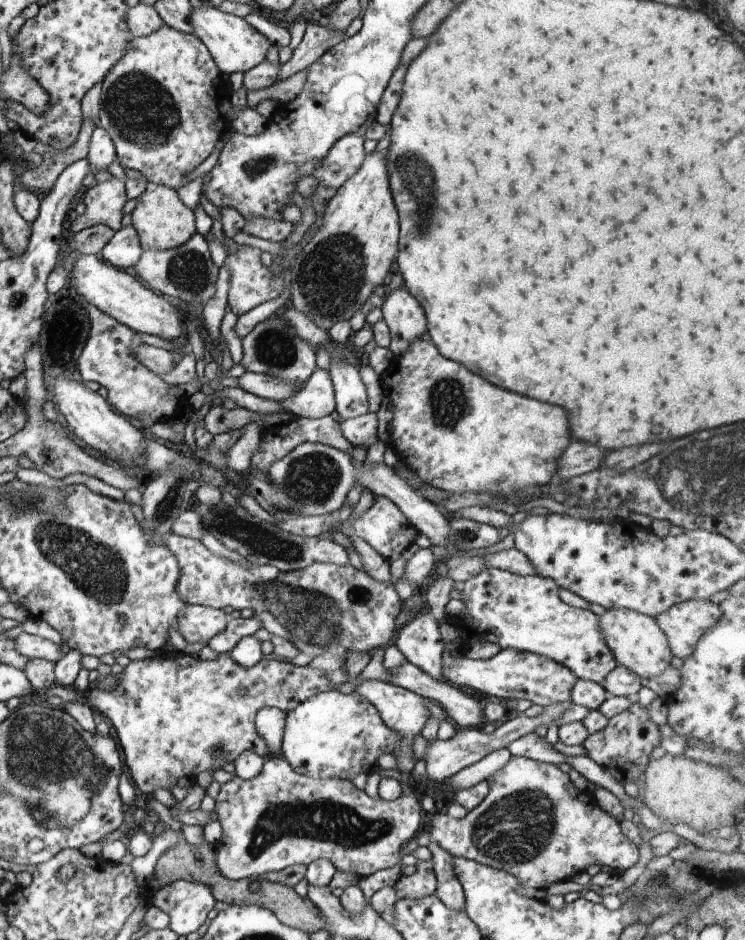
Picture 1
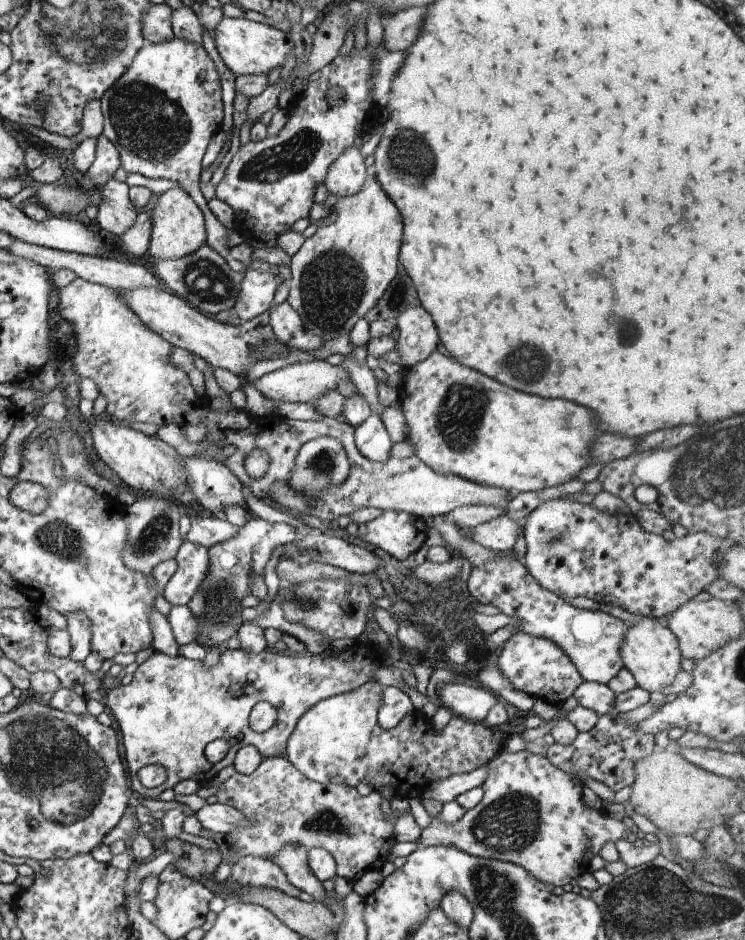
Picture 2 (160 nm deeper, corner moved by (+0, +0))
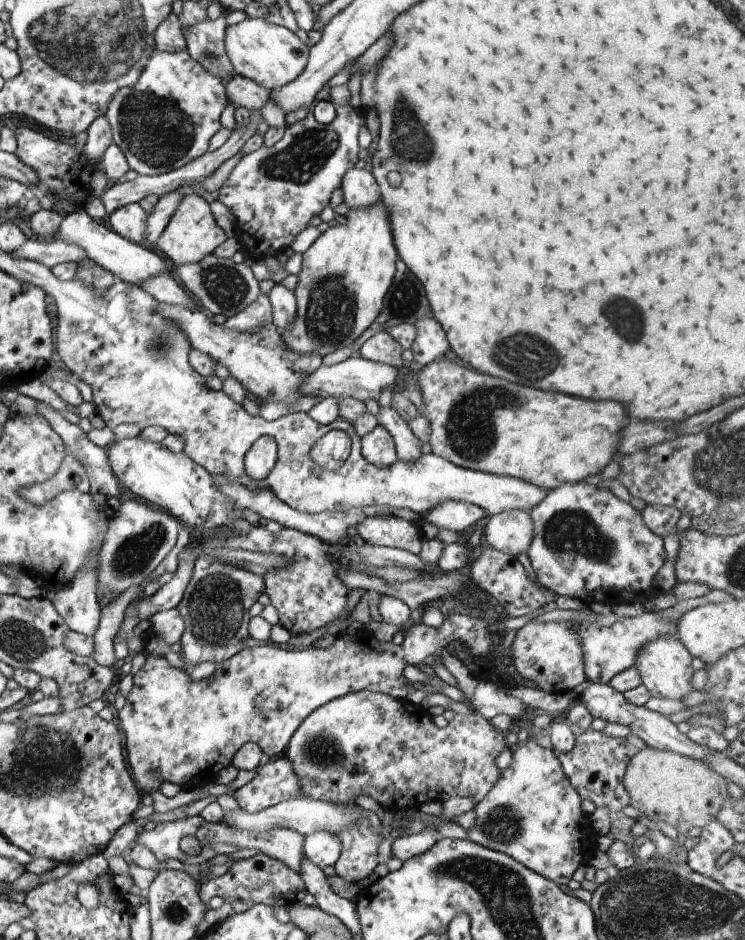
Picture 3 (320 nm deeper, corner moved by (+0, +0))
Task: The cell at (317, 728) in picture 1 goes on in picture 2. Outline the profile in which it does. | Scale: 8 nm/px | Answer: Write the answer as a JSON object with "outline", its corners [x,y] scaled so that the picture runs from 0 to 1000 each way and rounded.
{"outline":[[[503,723],[494,724],[491,728],[482,730],[478,734],[448,739],[447,741],[431,745],[427,749],[423,749],[419,753],[415,753],[399,768],[396,776],[388,783],[385,789],[385,799],[383,804],[385,807],[412,828],[421,832],[439,835],[440,833],[454,833],[462,836],[478,837],[483,832],[497,835],[502,841],[507,841],[511,845],[526,845],[529,849],[542,850],[549,852],[549,849],[566,850],[568,844],[580,833],[587,833],[592,830],[599,830],[609,824],[621,824],[638,819],[642,819],[646,815],[655,814],[656,811],[677,796],[677,790],[671,787],[668,780],[658,774],[651,769],[634,768],[626,766],[615,761],[608,761],[599,773],[585,781],[585,778],[580,776],[579,767],[564,755],[558,755],[550,760],[542,762],[540,766],[532,771],[532,774],[517,777],[506,767],[506,760],[514,744],[514,729]]]}

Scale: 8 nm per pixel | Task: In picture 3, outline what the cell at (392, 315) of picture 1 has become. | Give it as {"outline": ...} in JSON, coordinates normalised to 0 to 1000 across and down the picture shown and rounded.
{"outline":[[[570,338],[557,343],[560,356],[552,368],[556,374],[556,383],[564,387],[577,387],[584,383],[596,381],[601,374],[601,359],[596,349],[583,338]]]}

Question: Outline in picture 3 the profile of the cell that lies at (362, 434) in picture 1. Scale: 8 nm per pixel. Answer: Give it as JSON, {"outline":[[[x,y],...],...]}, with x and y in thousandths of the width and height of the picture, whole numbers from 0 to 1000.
{"outline":[[[510,451],[485,466],[486,485],[506,497],[522,497],[536,489],[526,463]]]}

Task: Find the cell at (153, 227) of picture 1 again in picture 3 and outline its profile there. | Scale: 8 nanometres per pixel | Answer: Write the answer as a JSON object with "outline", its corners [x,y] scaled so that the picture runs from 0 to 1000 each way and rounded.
{"outline":[[[259,205],[246,210],[236,226],[232,226],[231,232],[226,235],[226,240],[217,246],[205,264],[220,270],[223,274],[246,282],[270,279],[271,274],[287,269],[287,266],[303,254],[301,246],[290,239],[282,218],[274,211]]]}

